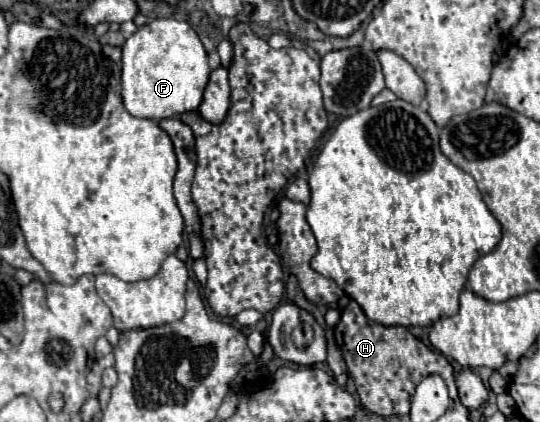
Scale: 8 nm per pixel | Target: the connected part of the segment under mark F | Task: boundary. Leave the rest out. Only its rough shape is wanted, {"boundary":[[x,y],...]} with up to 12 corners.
{"boundary":[[186,21],[122,45],[122,101],[160,121],[196,111],[210,65]]}

